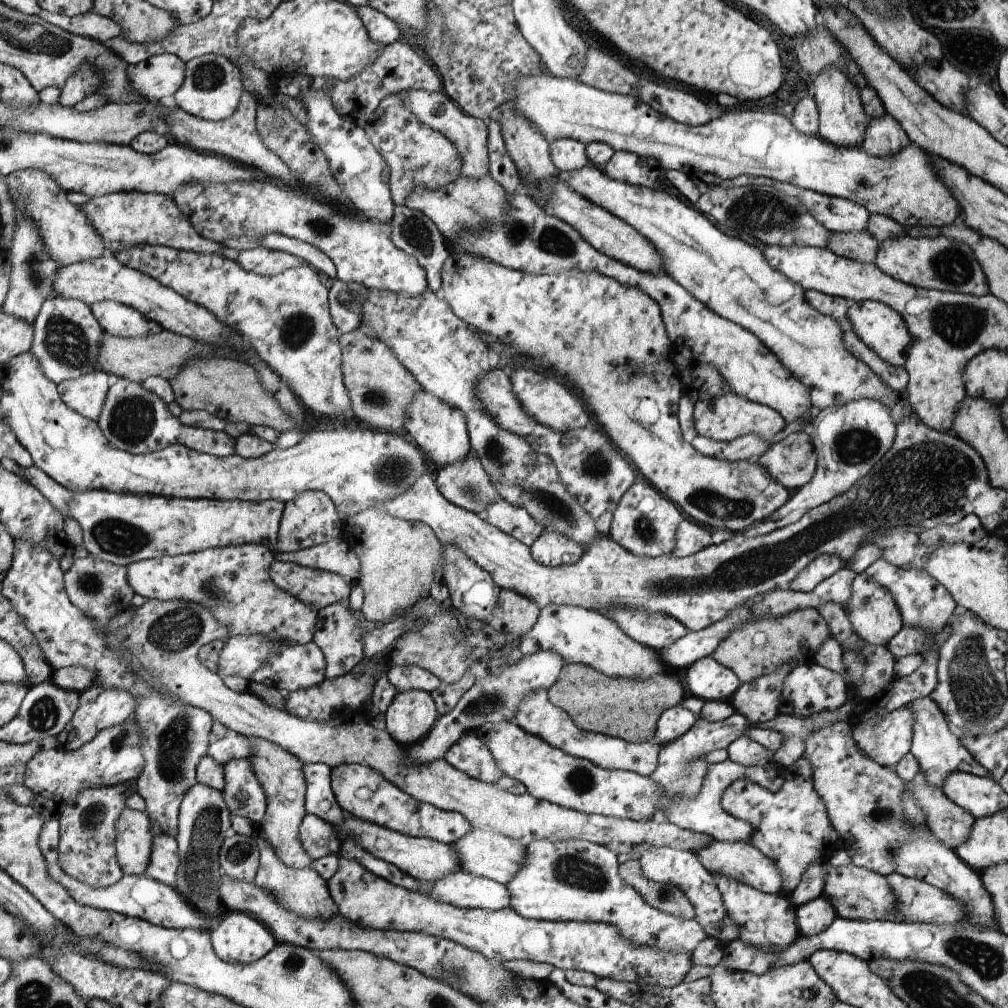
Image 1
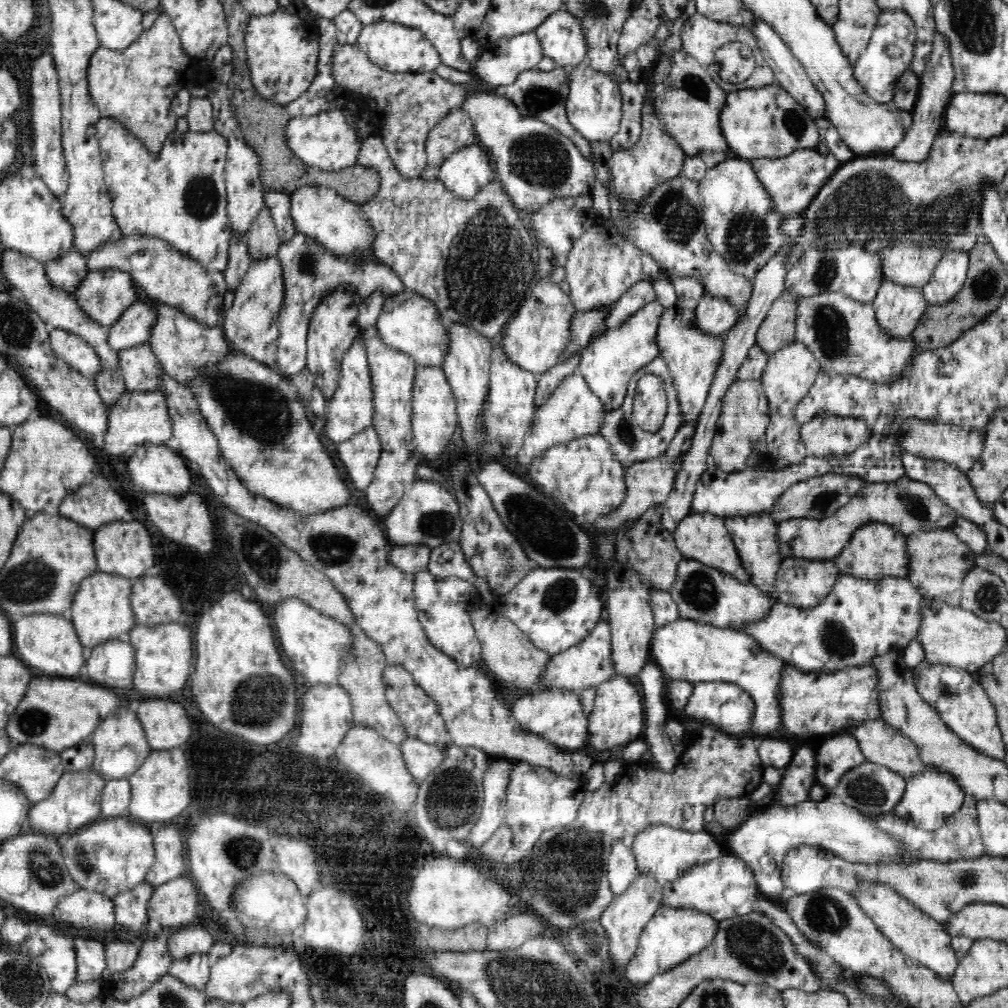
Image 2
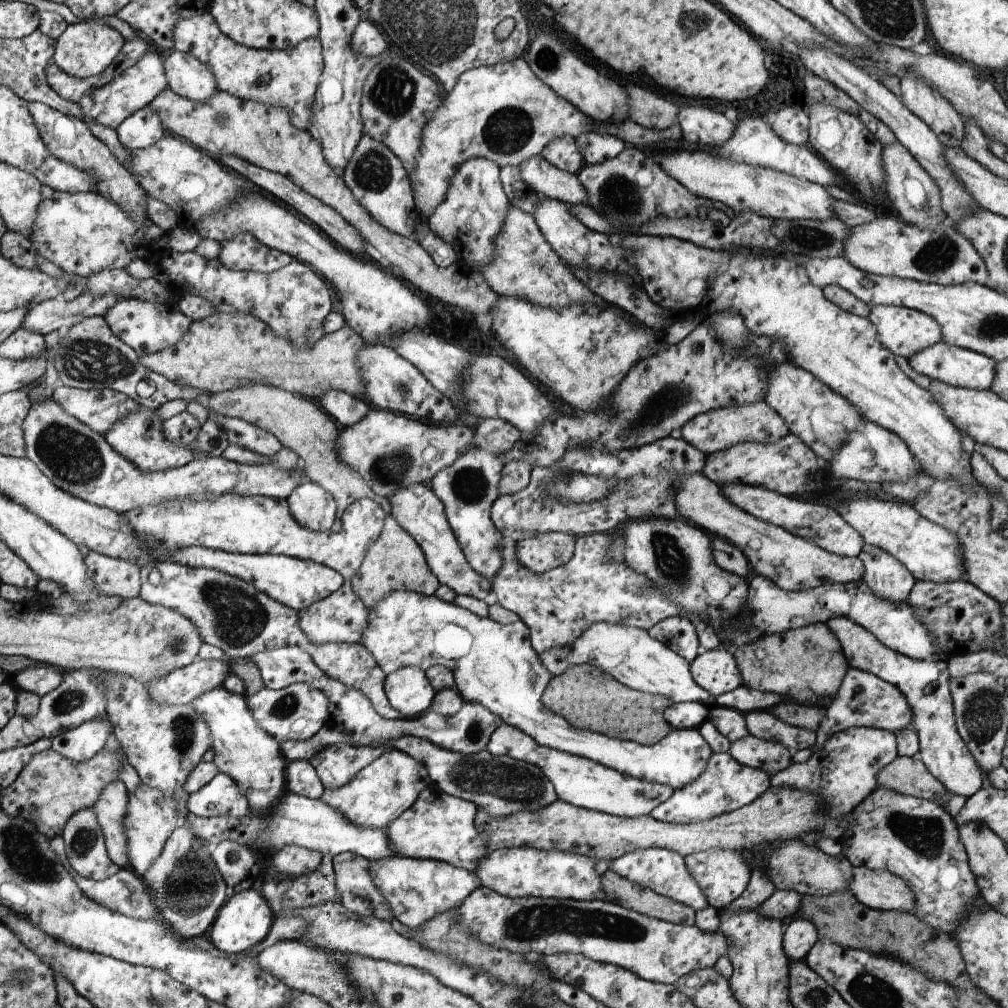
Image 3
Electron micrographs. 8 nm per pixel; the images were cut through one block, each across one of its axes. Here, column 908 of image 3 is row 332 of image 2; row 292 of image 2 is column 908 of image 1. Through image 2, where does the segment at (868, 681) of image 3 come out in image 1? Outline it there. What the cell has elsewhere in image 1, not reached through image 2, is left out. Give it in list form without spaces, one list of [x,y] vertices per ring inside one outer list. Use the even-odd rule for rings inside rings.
[[[928,697],[919,698],[906,704],[913,714],[913,734],[910,754],[913,754],[918,766],[918,772],[923,774],[925,784],[943,786],[943,780],[951,772],[963,772],[973,776],[988,776],[984,769],[969,756],[969,752],[959,744],[957,733],[946,723],[939,706]]]

